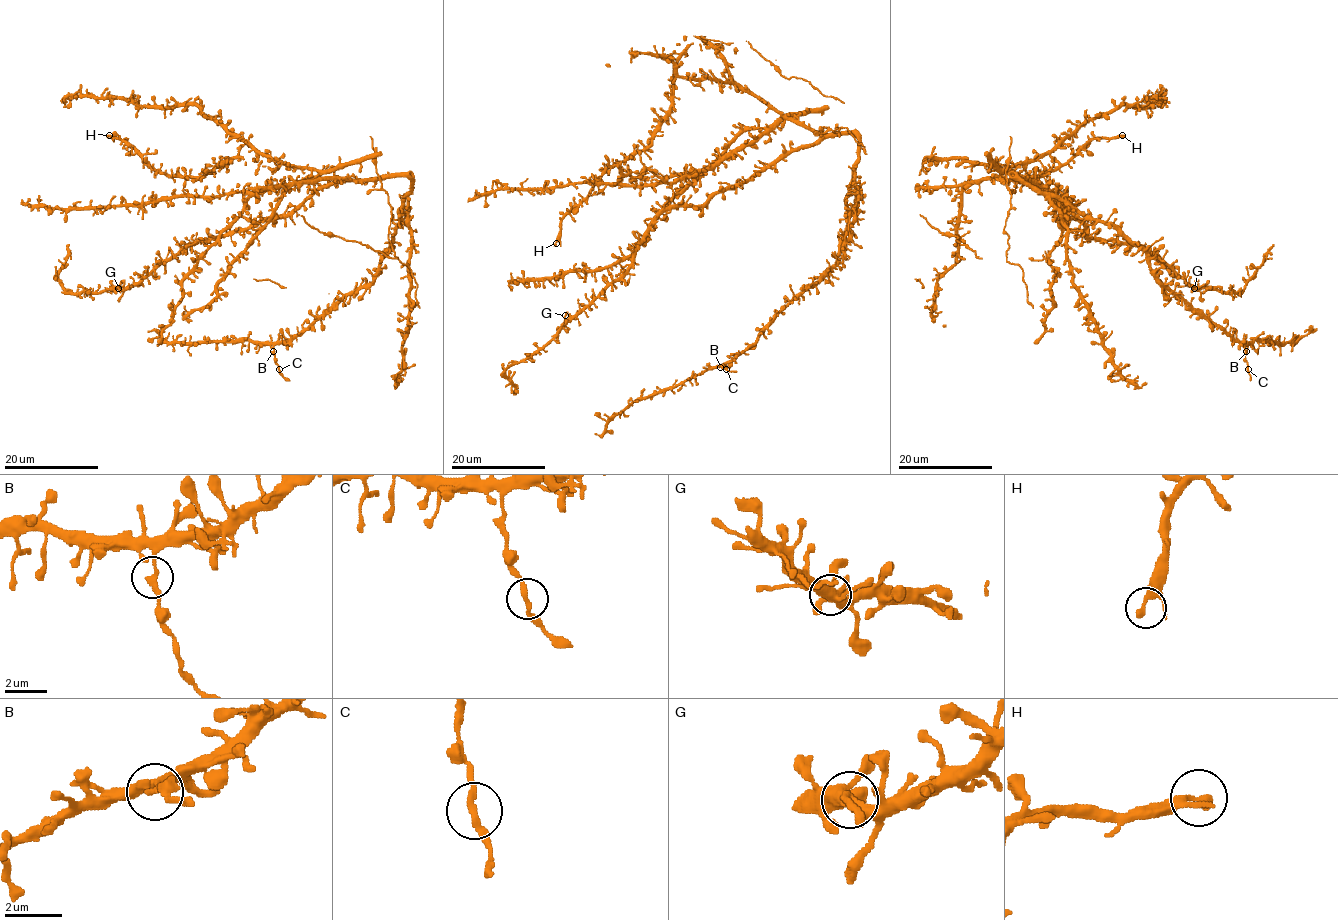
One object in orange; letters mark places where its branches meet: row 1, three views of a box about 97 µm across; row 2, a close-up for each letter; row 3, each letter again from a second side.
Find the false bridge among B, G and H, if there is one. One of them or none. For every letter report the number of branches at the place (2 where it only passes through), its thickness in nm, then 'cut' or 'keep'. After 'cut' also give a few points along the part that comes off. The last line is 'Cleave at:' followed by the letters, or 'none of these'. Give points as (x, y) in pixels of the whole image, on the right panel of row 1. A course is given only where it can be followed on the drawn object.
B: 2 branches meet; 200 nm thick; cut; foreign part runs (1245, 351), (1250, 380)
G: 2 branches meet; 200 nm thick; keep
H: 2 branches meet; 280 nm thick; keep
Cleave at: B

